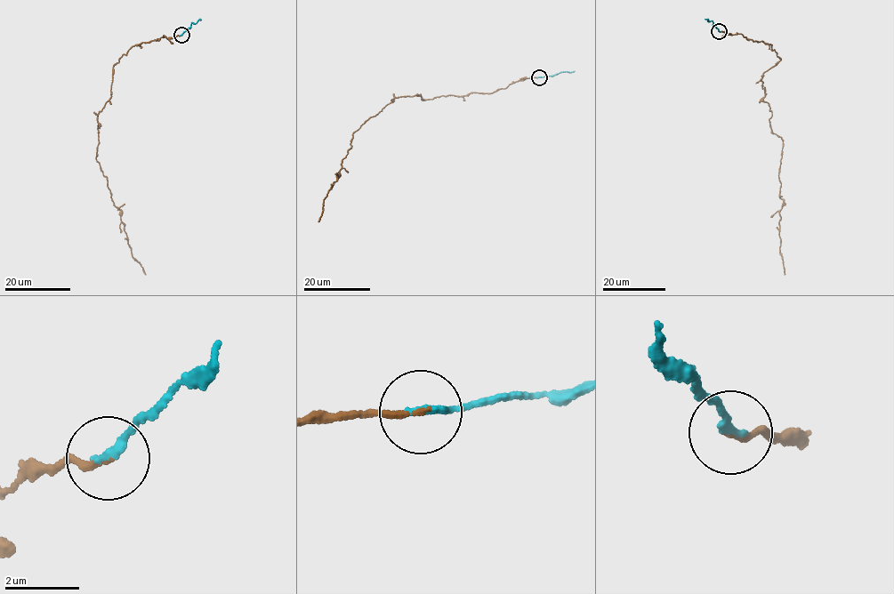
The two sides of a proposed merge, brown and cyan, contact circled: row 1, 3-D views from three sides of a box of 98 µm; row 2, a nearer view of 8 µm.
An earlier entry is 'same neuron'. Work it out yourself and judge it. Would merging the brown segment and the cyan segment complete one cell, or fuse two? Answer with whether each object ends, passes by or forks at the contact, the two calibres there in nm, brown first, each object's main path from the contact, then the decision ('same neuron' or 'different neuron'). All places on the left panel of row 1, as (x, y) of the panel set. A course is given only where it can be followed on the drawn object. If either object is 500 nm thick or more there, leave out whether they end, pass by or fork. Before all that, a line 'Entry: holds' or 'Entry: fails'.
Entry: holds
brown ends; cyan ends; calibres 150 and 240 nm; course brown (181, 35), (123, 54), (97, 116), (96, 161), (146, 274); course cyan (181, 35), (190, 23), (201, 20); same neuron

